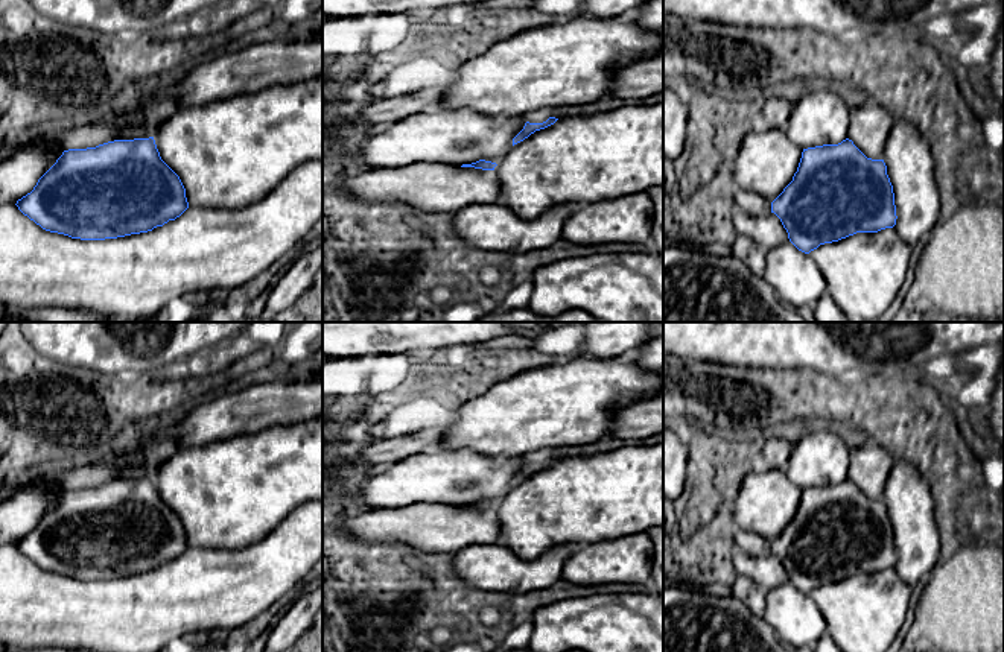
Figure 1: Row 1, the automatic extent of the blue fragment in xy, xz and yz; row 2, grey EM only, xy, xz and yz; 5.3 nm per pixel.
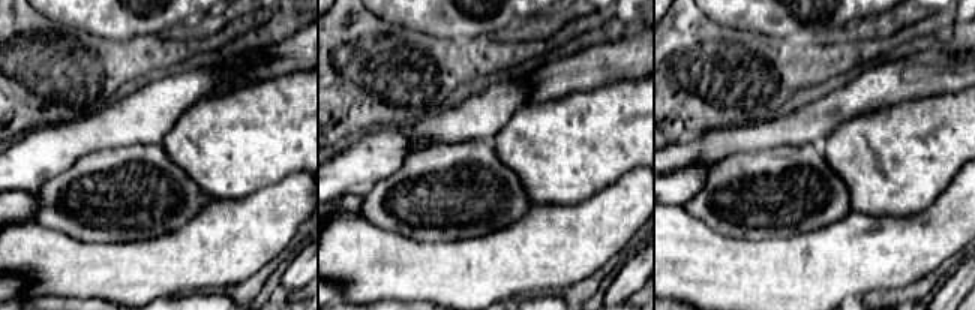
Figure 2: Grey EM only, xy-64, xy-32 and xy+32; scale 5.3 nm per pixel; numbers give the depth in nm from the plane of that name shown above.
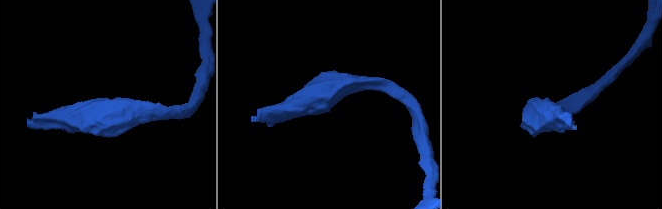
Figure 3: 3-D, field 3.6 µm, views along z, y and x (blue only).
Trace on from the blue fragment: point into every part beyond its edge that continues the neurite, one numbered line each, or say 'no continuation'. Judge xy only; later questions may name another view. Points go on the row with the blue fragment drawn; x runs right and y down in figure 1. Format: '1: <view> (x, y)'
1: xy (253, 69)

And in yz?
1: yz (870, 123)

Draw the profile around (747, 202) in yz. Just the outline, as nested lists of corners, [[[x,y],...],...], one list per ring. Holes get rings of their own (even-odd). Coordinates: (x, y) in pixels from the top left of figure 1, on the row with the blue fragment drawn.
[[[738,188],[733,196],[735,210],[751,217],[762,217],[771,213],[771,202],[753,191]]]

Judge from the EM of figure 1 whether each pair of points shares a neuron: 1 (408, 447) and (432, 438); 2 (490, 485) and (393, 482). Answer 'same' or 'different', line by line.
1: same
2: same

